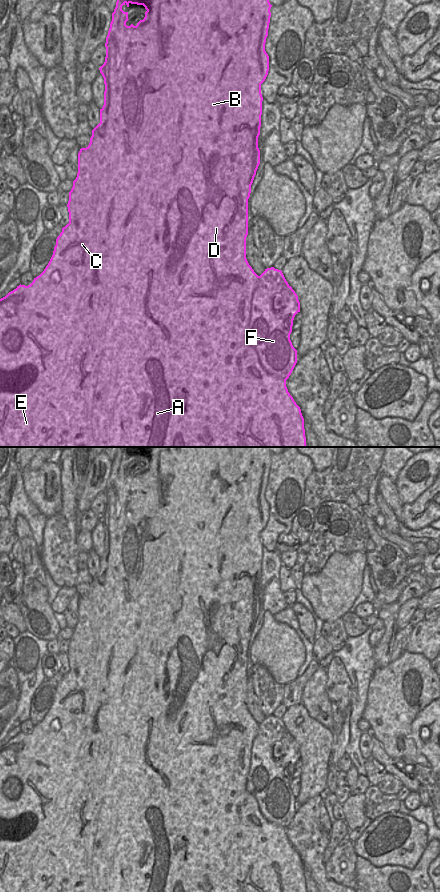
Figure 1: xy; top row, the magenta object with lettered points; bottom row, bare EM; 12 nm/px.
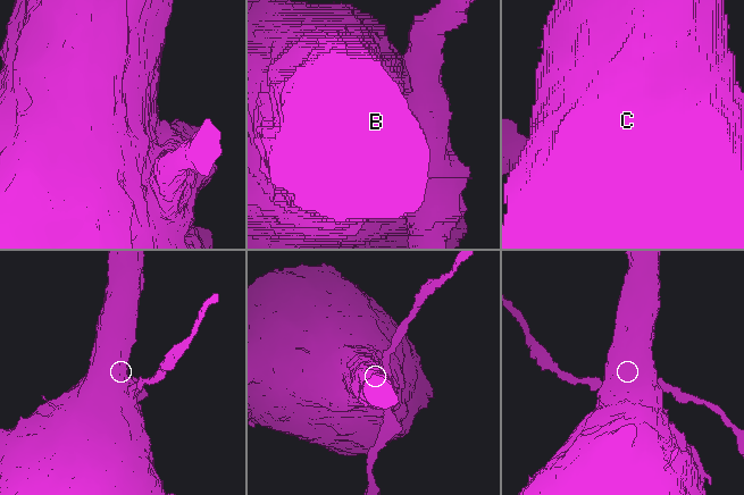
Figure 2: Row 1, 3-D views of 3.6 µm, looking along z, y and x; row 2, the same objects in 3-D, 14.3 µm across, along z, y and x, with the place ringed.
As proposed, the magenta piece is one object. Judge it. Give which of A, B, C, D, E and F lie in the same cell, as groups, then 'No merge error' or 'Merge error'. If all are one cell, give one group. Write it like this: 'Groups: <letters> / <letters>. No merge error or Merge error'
Groups: A B C D E / F. Merge error

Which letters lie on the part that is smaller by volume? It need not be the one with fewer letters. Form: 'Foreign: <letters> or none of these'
Foreign: F

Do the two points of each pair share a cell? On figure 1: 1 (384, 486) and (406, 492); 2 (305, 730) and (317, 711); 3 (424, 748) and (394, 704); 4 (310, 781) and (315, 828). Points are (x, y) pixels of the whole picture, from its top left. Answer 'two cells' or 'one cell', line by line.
1: two cells
2: two cells
3: two cells
4: two cells

